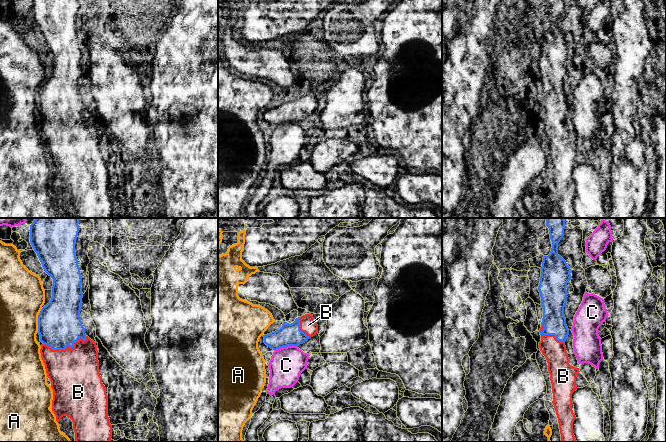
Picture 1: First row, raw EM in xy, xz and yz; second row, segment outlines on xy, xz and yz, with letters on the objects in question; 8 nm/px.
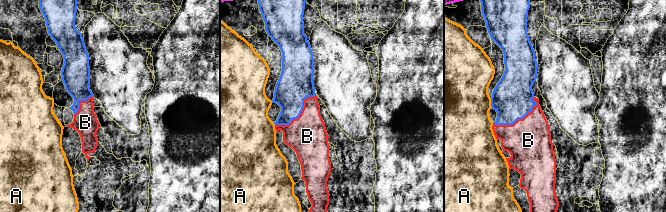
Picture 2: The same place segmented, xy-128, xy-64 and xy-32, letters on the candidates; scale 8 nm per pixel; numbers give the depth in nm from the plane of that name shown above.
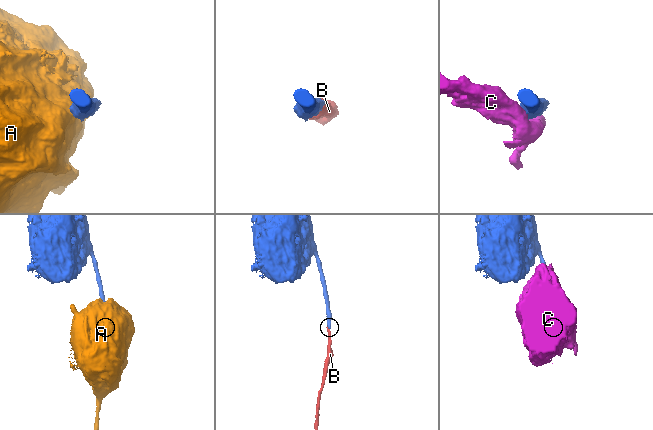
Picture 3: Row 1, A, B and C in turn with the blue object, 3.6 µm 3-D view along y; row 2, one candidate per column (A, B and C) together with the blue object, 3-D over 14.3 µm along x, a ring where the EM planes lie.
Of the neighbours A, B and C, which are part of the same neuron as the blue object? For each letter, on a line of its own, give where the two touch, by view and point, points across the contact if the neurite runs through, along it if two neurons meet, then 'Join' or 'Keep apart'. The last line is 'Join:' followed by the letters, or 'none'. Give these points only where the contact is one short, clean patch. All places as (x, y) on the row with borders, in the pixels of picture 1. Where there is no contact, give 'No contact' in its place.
A: Touches blue at xy (38, 320). Keep apart
B: Touches blue at xy (67, 345). Path across: xy (59, 323), (67, 345), (74, 373). Join
C: Touches blue at xz (285, 346). Keep apart
Join: B

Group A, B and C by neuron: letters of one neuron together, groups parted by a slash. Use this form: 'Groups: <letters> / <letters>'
Groups: A / B / C

